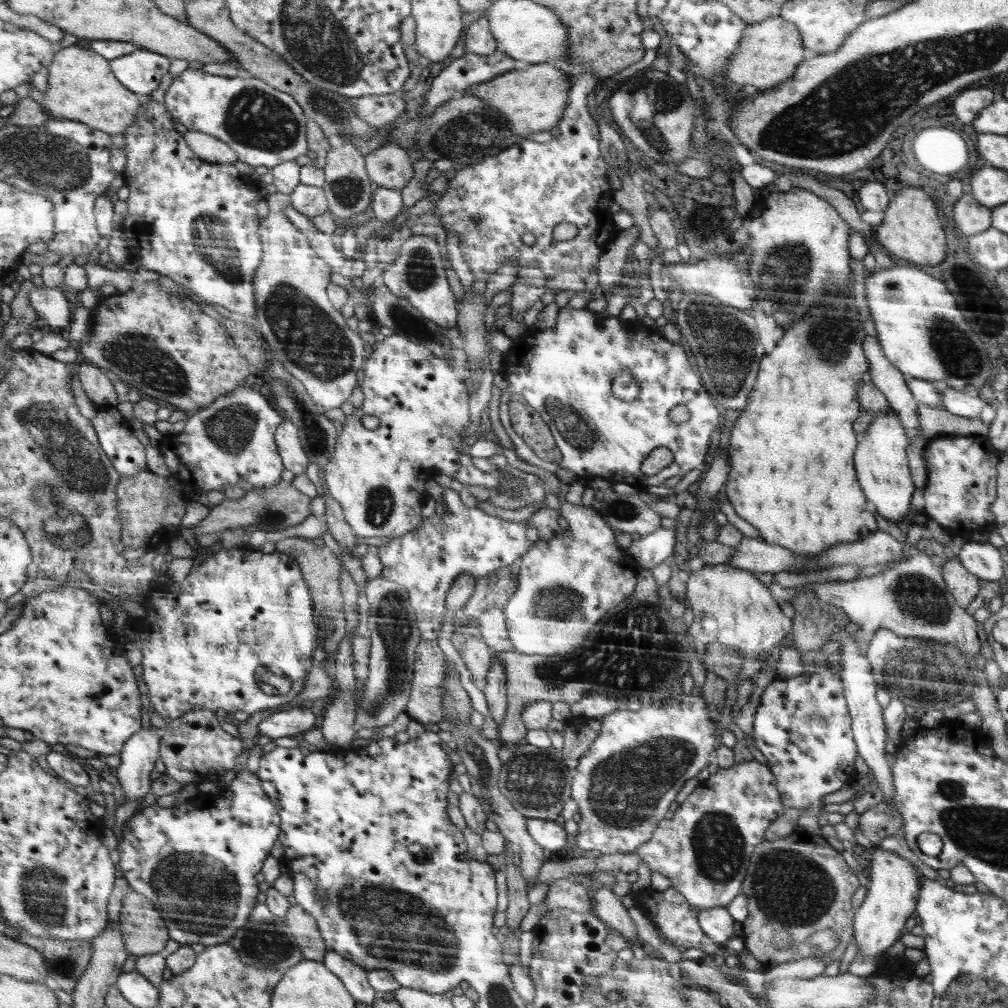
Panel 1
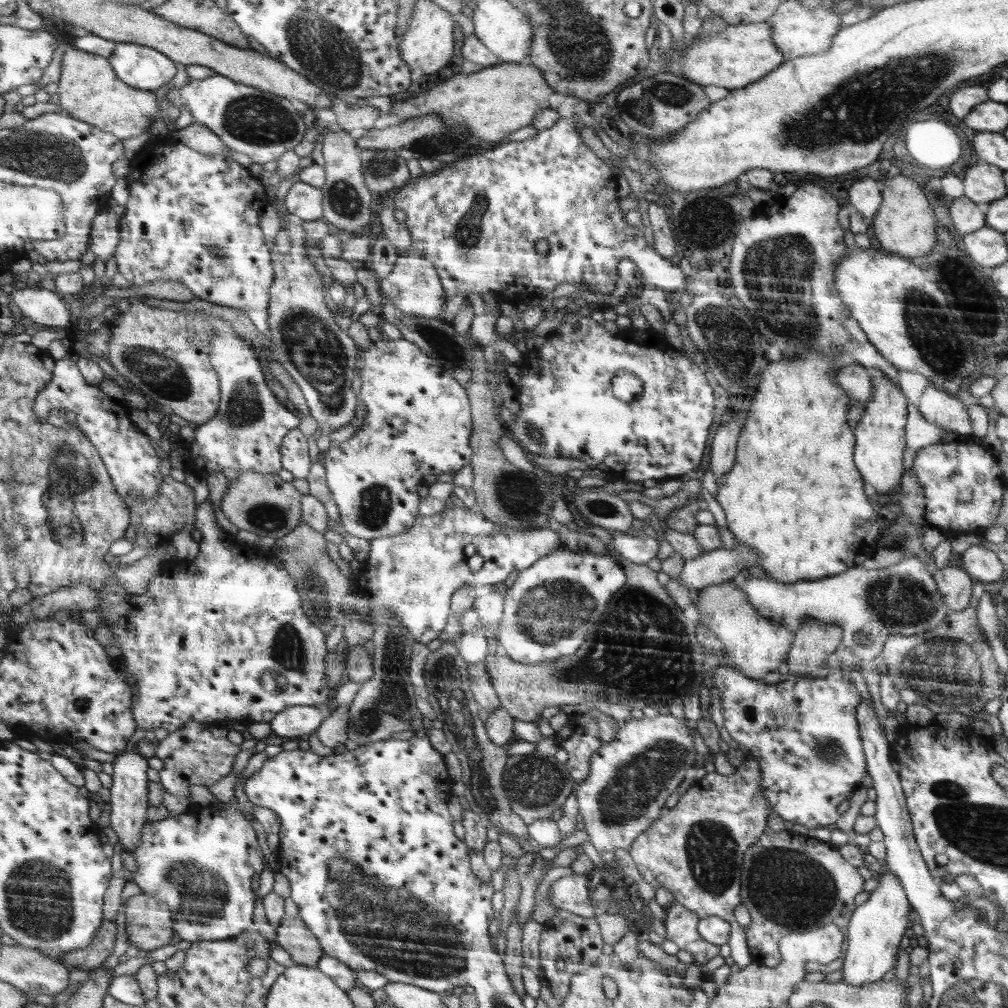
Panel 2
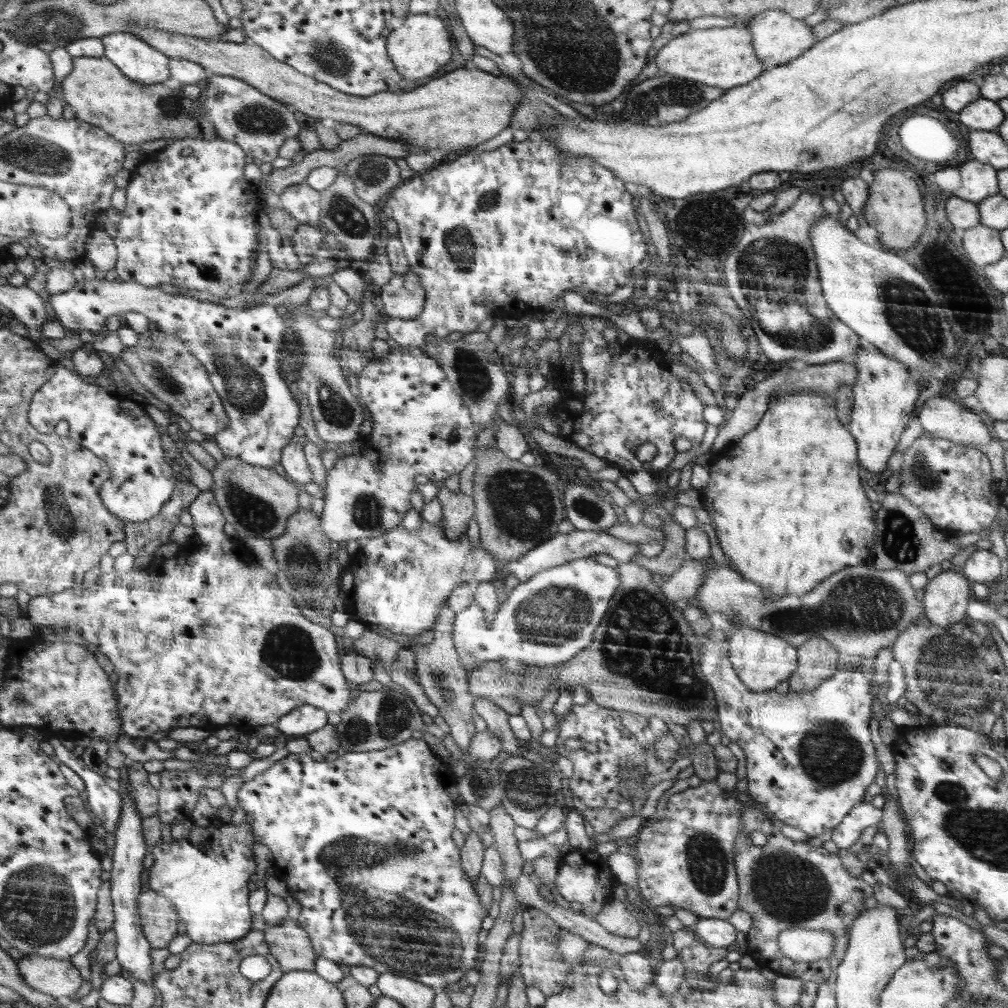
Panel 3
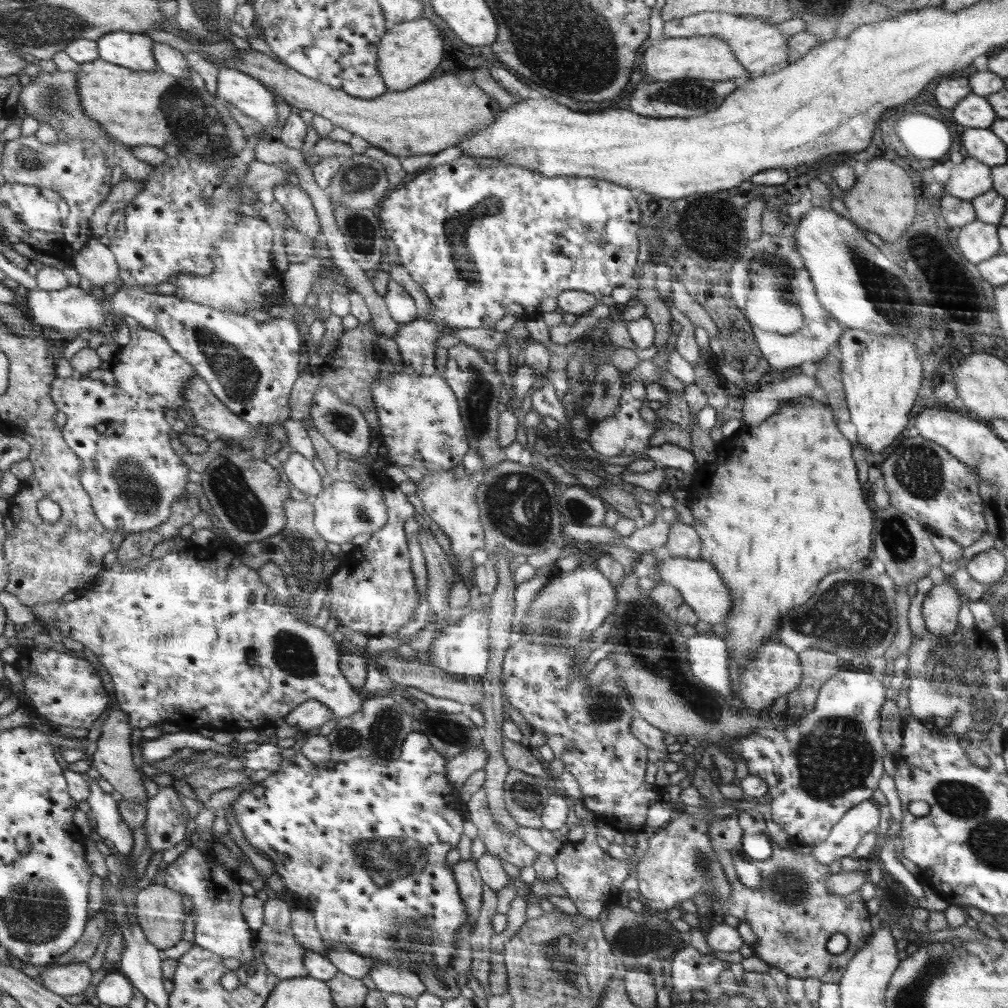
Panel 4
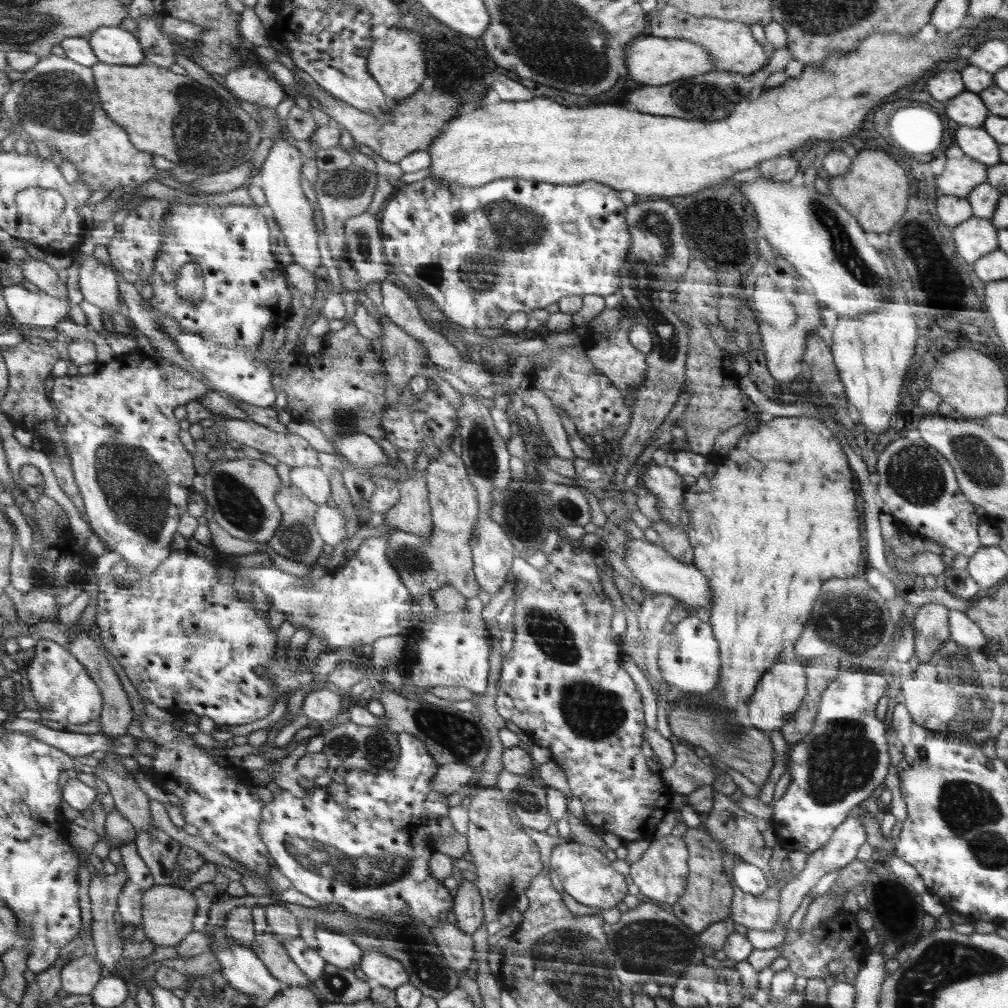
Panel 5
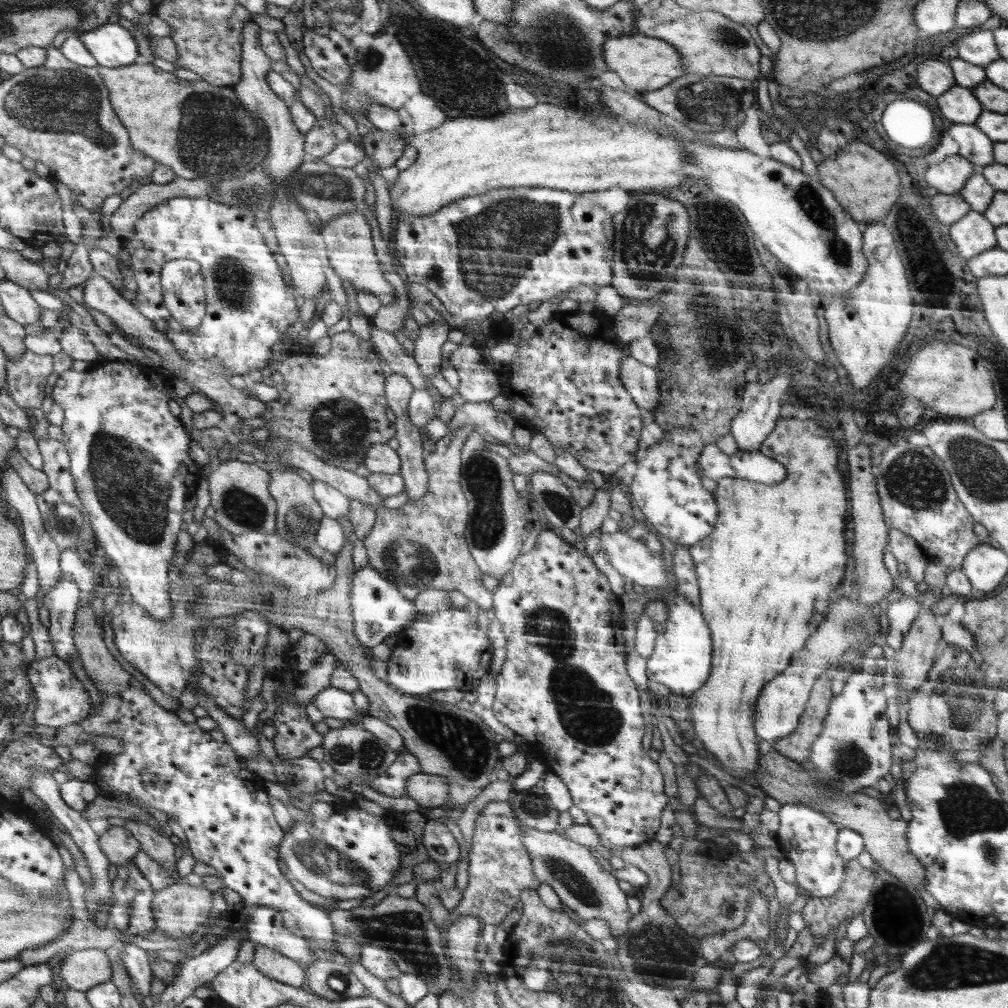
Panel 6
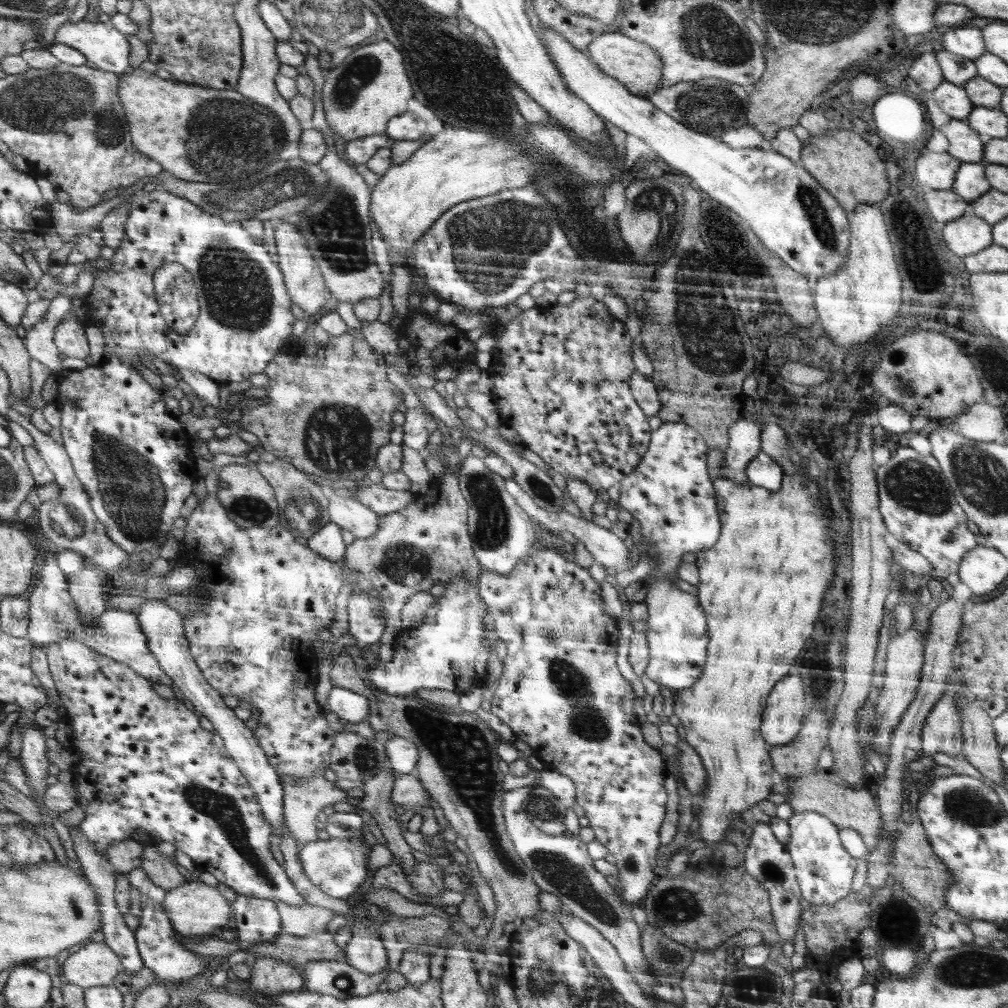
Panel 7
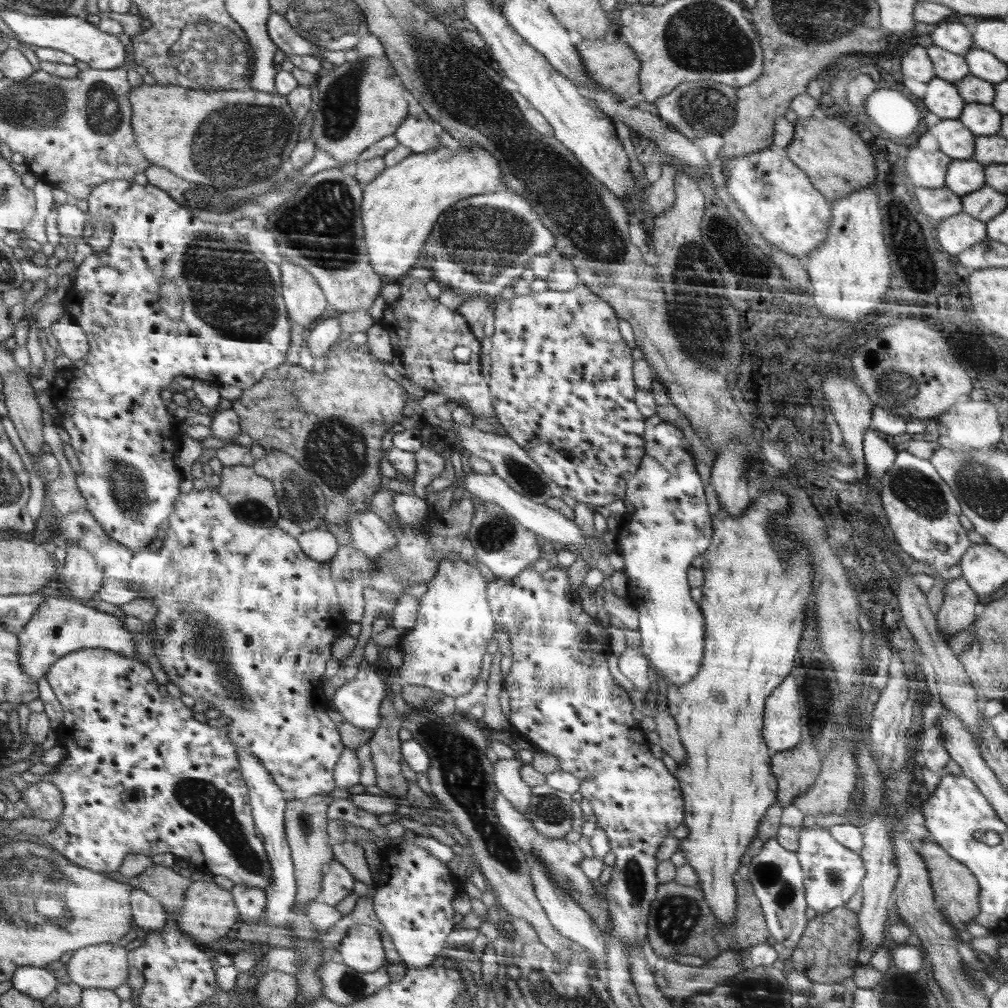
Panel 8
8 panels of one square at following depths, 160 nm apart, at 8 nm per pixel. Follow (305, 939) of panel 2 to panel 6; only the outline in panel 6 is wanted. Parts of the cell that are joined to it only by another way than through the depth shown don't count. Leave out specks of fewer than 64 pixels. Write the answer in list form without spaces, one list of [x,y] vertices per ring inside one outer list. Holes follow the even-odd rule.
[[[264,946],[255,948],[252,966],[256,966],[264,976],[295,988],[305,987],[305,969],[289,957]]]

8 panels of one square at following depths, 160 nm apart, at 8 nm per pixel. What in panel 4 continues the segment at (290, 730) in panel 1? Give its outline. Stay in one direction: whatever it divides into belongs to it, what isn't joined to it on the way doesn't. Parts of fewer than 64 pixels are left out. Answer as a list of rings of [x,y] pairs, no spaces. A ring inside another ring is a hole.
[[[310,699],[286,715],[282,721],[285,721],[288,726],[298,727],[300,731],[309,733],[322,727],[332,718],[334,718],[333,711],[328,705],[322,704],[319,700]]]

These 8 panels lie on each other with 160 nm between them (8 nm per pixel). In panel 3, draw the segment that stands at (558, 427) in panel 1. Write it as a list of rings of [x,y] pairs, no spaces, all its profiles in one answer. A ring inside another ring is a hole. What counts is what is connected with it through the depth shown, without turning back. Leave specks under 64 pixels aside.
[[[588,327],[579,342],[579,362],[585,376],[584,394],[577,396],[571,386],[571,394],[550,403],[551,406],[545,414],[558,427],[557,436],[560,438],[600,459],[608,459],[612,470],[620,469],[622,475],[640,471],[653,475],[658,474],[658,470],[668,469],[678,454],[674,448],[674,442],[678,438],[688,438],[696,445],[702,443],[702,436],[706,432],[706,422],[702,418],[704,404],[694,394],[686,379],[676,378],[676,375],[664,368],[664,364],[660,376],[660,350],[656,342],[647,339],[645,342],[632,340],[622,346],[620,353],[610,356],[602,333]],[[644,443],[652,443],[658,449],[658,453],[650,462],[640,462],[636,456],[638,447]]]

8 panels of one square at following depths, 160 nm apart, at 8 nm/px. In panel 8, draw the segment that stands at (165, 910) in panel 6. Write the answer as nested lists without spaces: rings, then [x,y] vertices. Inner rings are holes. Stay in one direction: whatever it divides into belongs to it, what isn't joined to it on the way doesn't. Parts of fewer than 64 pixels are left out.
[[[202,879],[194,881],[186,892],[184,904],[181,910],[178,923],[180,929],[194,939],[197,944],[214,943],[220,936],[230,932],[230,928],[238,920],[238,911],[236,902],[232,902],[232,897],[228,890],[222,890],[220,886],[210,880]]]

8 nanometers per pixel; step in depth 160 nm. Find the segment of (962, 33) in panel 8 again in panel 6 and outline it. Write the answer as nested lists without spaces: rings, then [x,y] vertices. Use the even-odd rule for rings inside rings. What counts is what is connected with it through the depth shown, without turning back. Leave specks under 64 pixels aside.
[[[982,28],[980,32],[965,34],[956,43],[959,57],[978,66],[986,67],[1001,58],[996,38],[990,30]]]

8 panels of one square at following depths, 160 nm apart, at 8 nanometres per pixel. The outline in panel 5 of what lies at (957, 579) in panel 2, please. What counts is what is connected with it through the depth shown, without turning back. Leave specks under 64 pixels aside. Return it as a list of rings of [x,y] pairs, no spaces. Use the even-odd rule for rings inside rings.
[[[924,604],[916,608],[911,622],[915,639],[915,654],[919,662],[927,661],[944,642],[950,639],[949,608],[940,604]]]

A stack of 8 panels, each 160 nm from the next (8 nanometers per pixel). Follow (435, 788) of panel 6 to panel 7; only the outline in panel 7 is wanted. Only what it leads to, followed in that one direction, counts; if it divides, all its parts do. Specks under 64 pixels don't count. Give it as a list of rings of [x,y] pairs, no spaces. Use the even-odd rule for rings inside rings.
[[[415,773],[396,776],[391,792],[391,803],[421,814],[423,823],[419,830],[422,830],[425,836],[441,834],[434,809],[430,807],[429,792]]]

